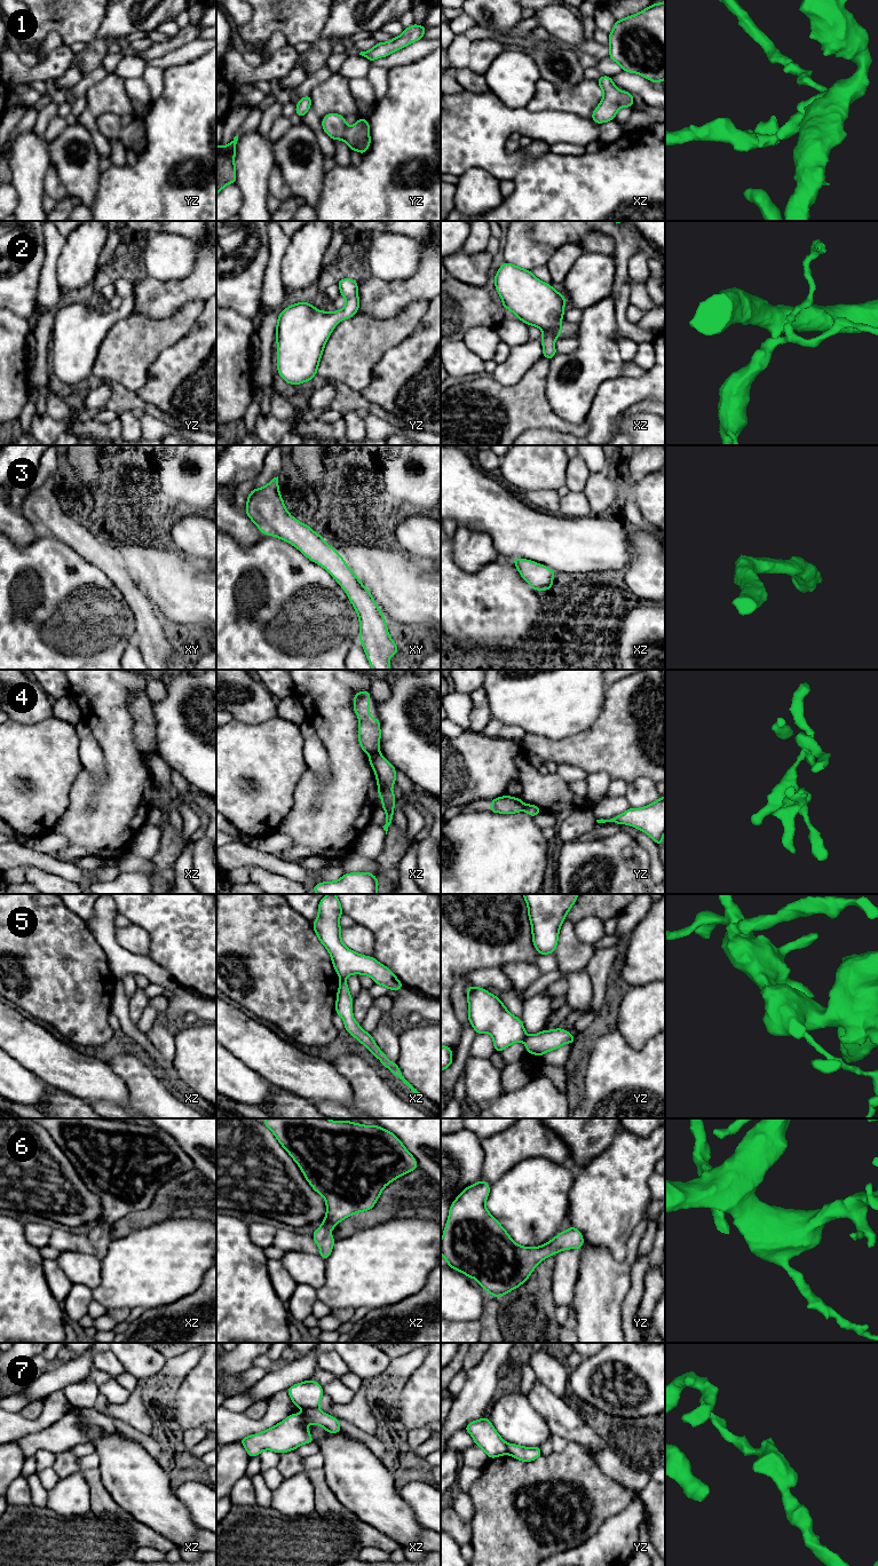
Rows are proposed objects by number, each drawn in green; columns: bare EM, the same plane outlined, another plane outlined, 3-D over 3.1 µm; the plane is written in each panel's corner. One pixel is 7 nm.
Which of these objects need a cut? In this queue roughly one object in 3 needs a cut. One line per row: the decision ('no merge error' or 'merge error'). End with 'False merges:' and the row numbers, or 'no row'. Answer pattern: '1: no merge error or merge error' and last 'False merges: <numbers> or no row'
1: no merge error
2: no merge error
3: no merge error
4: merge error
5: merge error
6: no merge error
7: merge error
False merges: 4, 5, 7

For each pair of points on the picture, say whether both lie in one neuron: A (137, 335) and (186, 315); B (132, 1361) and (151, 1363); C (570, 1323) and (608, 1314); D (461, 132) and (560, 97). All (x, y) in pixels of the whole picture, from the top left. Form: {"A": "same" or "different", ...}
{"A": "same", "B": "same", "C": "different", "D": "different"}

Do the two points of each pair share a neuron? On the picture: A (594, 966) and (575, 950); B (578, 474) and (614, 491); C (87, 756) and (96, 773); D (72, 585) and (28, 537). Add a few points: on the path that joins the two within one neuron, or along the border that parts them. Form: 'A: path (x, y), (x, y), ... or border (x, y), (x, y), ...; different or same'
A: border (595, 949), (585, 967); different
B: path (587, 482), (604, 490); same
C: path (92, 760), (96, 768); same
D: border (41, 535), (24, 547), (18, 547), (12, 542); different

